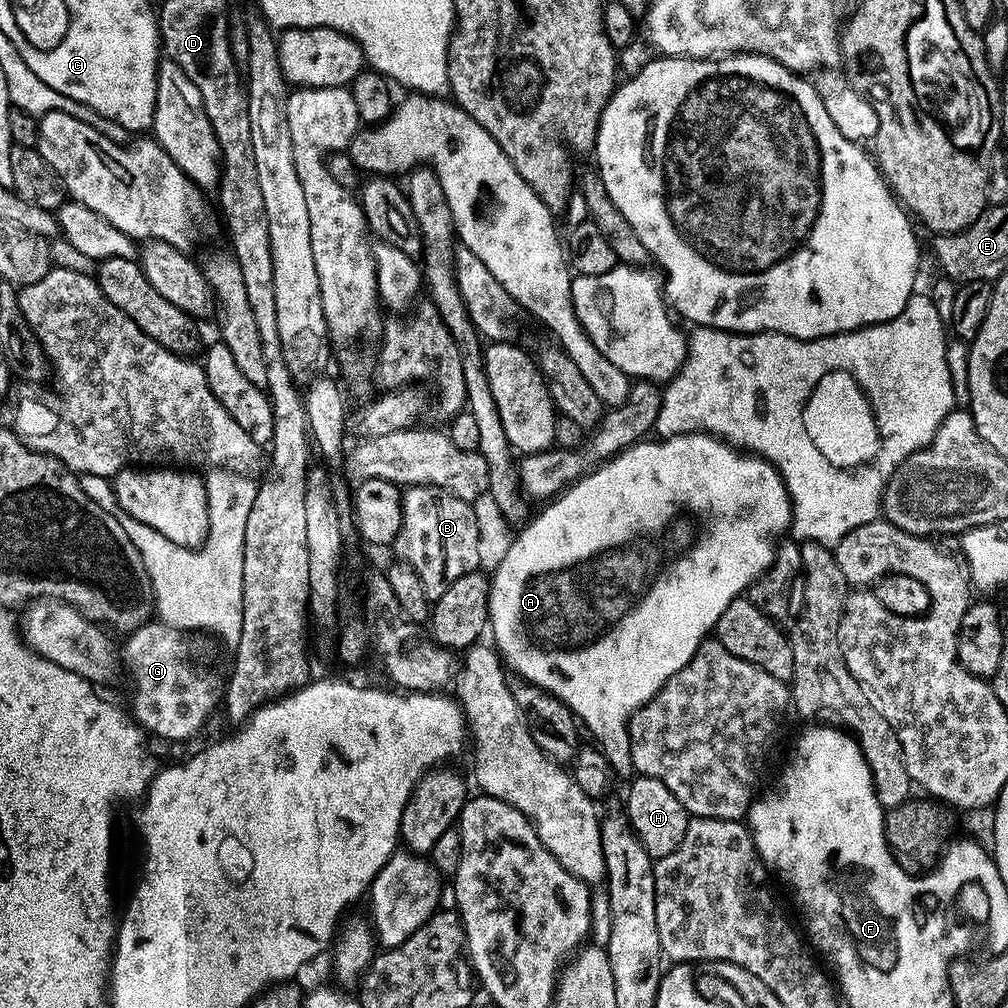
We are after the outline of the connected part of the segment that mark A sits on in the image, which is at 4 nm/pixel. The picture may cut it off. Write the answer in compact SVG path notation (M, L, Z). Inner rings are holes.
M691 432L685 436L648 438L634 444L599 468L592 469L587 476L580 477L575 484L543 506L545 508L536 517L533 515L523 525L525 528L520 533L515 533L505 558L491 573L487 627L500 651L499 659L513 673L516 671L521 681L557 696L568 705L573 713L578 714L583 727L592 731L593 738L597 740L593 741L606 754L615 775L631 777L634 769L628 723L632 716L642 705L653 700L668 680L688 665L690 658L694 658L700 643L709 639L718 618L722 618L722 610L726 610L730 602L741 599L742 594L747 593L773 567L776 548L772 545L772 539L783 532L787 533L792 527L792 496L779 470L770 461L734 448L718 436ZM600 688L608 688L608 708L596 708L592 701L603 698L604 692Z

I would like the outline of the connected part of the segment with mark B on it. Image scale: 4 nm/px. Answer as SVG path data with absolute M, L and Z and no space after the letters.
M430 485L405 487L402 526L394 541L395 559L409 564L417 572L428 598L437 598L456 579L480 568L478 525L471 503Z

